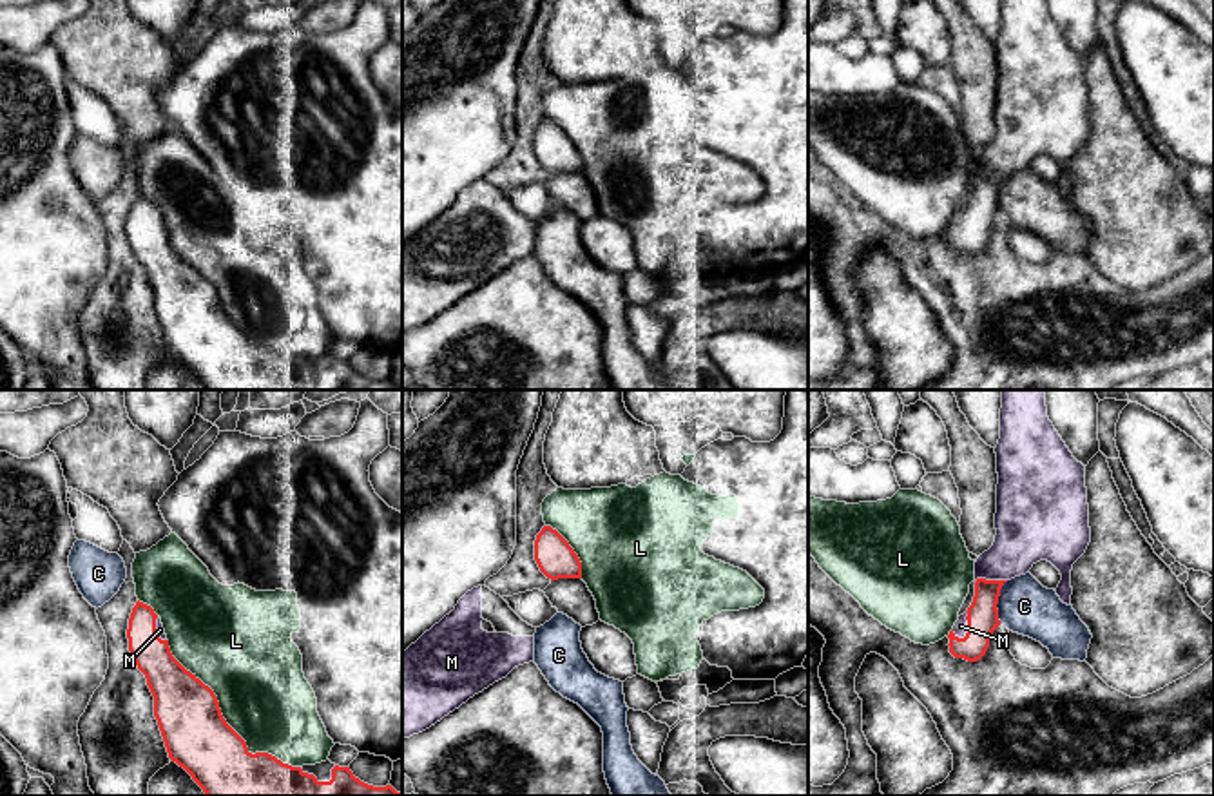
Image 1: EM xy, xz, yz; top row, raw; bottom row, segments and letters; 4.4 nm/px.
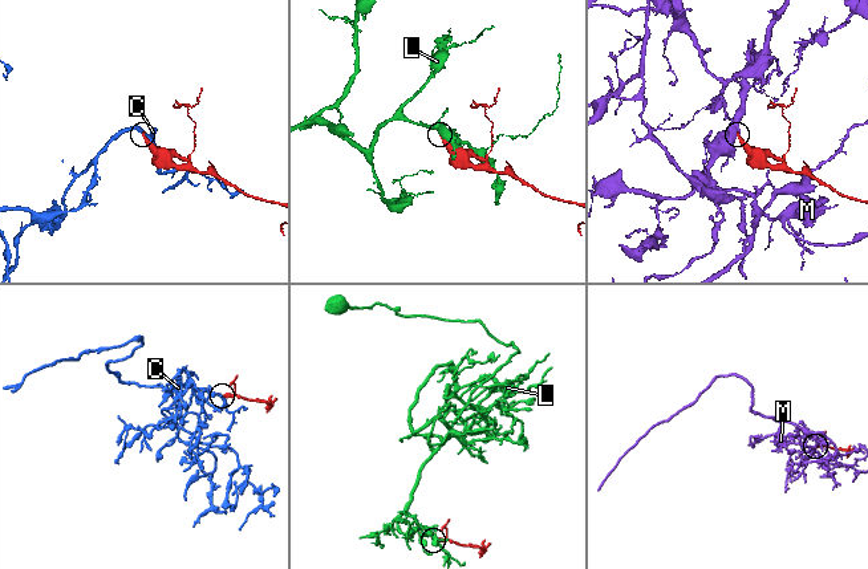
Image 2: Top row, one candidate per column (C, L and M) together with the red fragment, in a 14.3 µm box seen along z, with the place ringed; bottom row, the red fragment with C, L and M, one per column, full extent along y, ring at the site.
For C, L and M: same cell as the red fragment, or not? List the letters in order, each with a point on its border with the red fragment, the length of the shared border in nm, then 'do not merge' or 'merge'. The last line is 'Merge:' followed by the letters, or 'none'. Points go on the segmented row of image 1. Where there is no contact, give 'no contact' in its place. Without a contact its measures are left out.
C: yz (997, 602) | 200 nm | do not merge
L: xy (223, 718) | 800 nm | do not merge
M: yz (968, 626) | 130 nm | merge
Merge: M

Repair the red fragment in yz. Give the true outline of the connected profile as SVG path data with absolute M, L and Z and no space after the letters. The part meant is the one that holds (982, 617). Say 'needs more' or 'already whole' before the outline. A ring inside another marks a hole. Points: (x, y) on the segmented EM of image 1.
needs more; M1002 390L1000 439L995 453L998 473L995 542L977 558L973 602L948 635L949 653L968 662L977 662L986 655L991 635L1000 626L997 604L1002 586L1015 577L1029 573L1036 562L1047 560L1060 571L1062 580L1055 591L1064 604L1071 606L1071 569L1091 542L1085 466L1073 457L1049 421L1045 390Z

